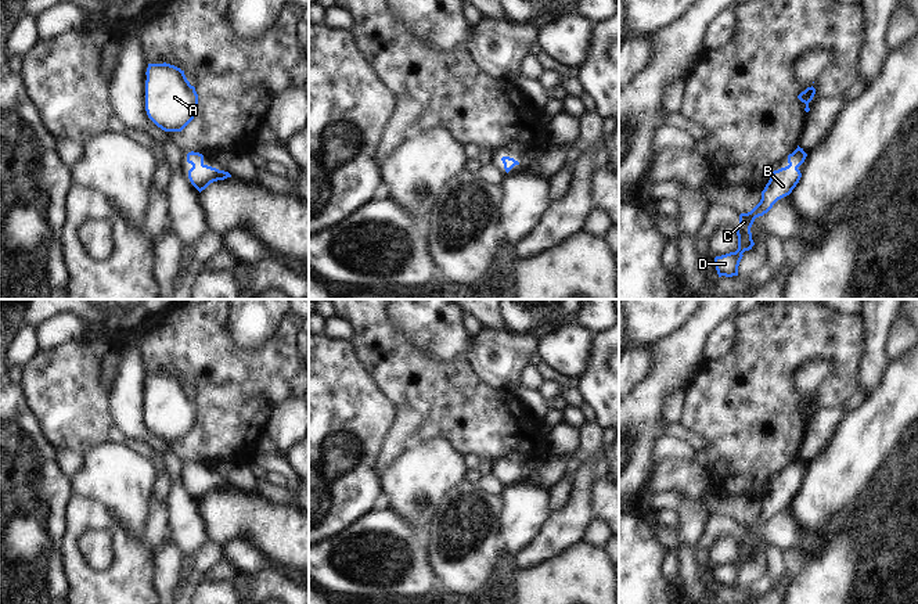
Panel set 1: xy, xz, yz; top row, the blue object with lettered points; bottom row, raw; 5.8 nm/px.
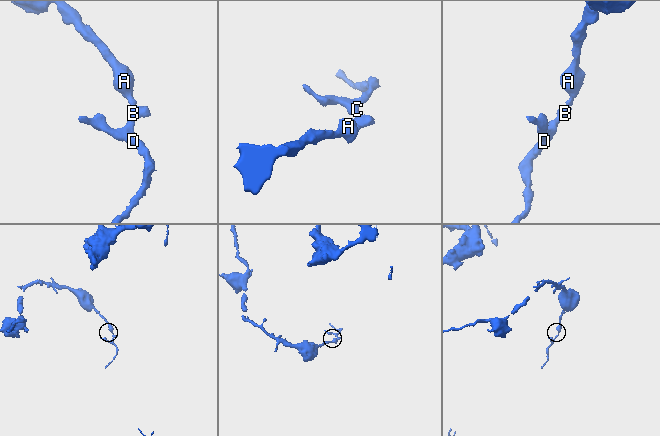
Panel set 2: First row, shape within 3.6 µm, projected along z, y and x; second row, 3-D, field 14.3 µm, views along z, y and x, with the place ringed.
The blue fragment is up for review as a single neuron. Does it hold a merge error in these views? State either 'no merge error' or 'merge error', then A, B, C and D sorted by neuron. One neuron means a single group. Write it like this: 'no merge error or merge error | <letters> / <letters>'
no merge error | A B C D

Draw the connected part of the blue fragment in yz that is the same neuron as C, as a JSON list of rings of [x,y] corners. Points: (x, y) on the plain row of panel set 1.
[[[798,456],[798,459],[788,465],[789,475],[770,483],[770,490],[762,501],[760,513],[750,522],[739,525],[739,535],[737,538],[738,560],[714,568],[719,587],[738,586],[742,564],[755,556],[750,543],[755,529],[767,524],[778,510],[792,503],[802,488],[798,478],[804,472],[806,467],[807,464],[803,459]]]

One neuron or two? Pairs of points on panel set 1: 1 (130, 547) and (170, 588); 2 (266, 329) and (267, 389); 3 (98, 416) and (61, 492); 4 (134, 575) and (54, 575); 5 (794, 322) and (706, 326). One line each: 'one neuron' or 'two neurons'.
1: two neurons
2: two neurons
3: two neurons
4: two neurons
5: two neurons

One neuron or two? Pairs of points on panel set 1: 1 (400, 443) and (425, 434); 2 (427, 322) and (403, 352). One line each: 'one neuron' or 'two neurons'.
1: two neurons
2: two neurons

